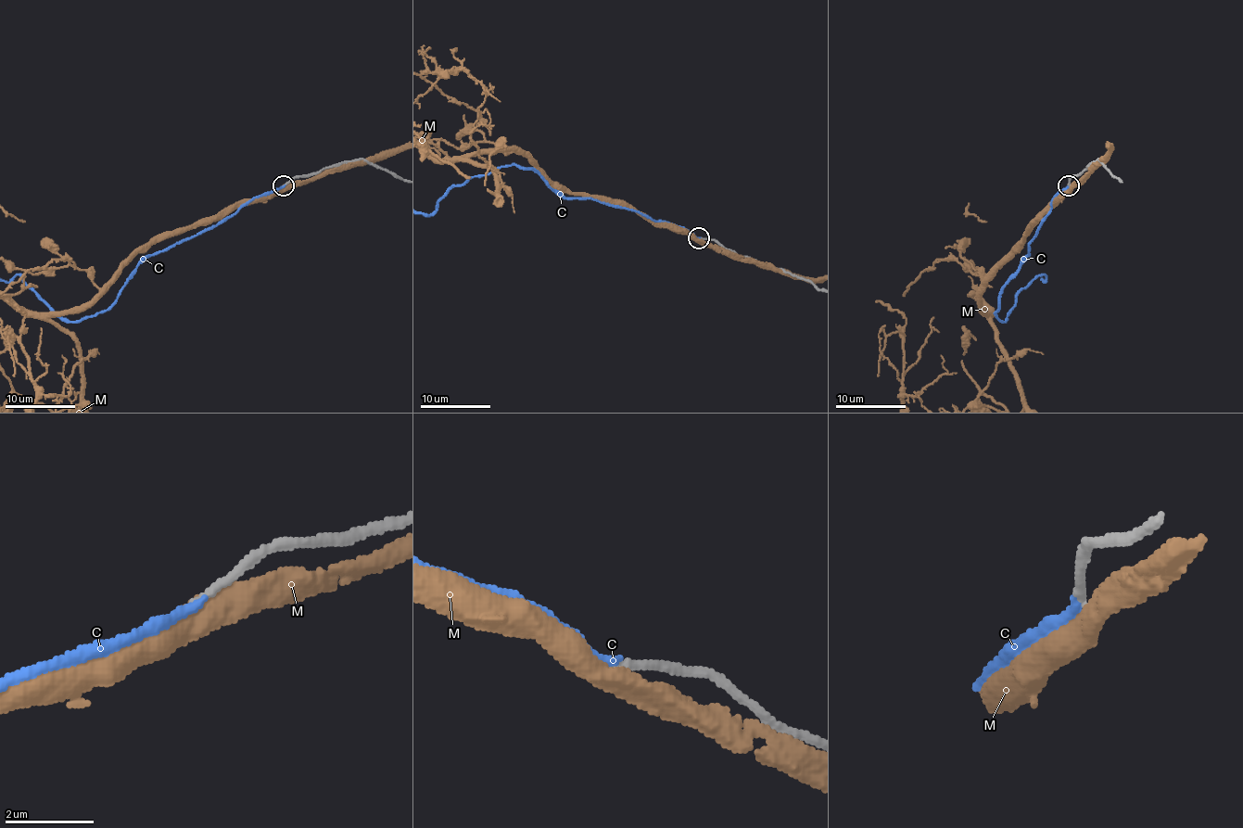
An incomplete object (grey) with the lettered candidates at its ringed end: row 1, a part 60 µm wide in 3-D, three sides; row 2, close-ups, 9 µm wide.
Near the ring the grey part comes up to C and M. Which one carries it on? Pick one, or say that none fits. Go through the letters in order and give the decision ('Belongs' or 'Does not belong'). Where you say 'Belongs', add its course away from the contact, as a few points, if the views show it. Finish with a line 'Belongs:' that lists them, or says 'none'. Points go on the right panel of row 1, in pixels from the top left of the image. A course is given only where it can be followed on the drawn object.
C: Belongs
M: Does not belong
Belongs: C

